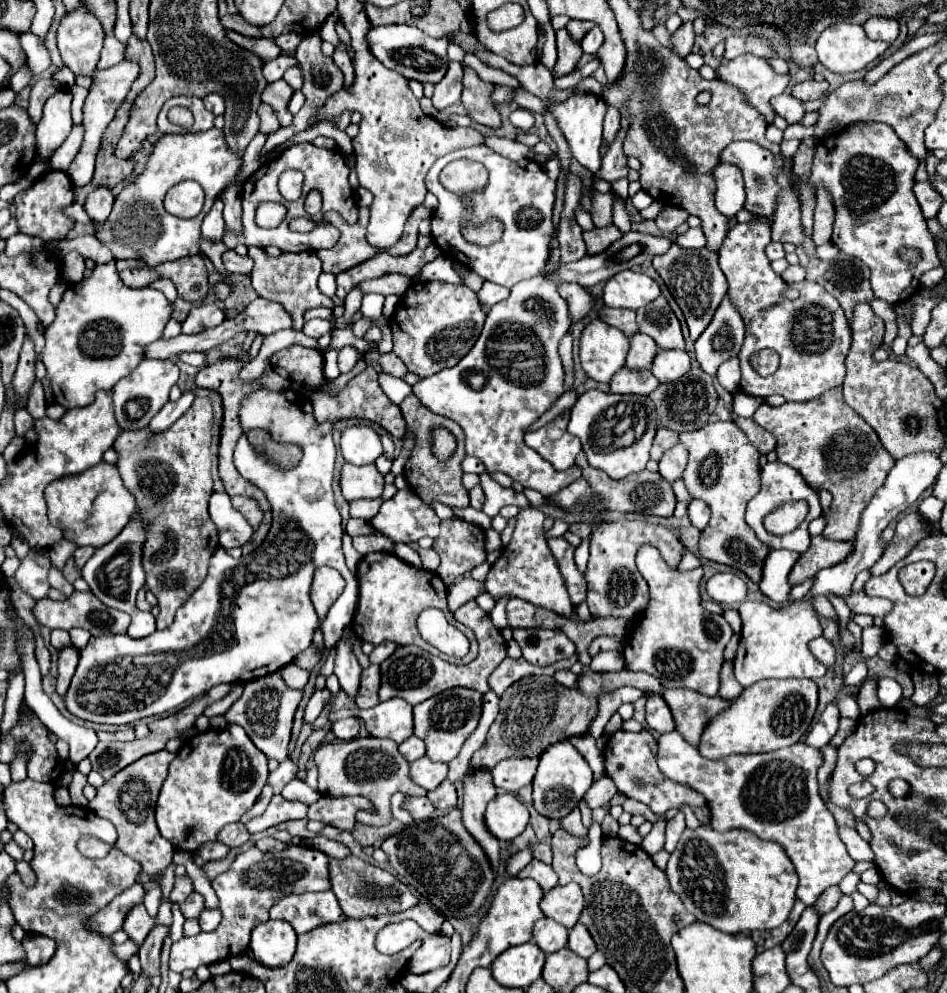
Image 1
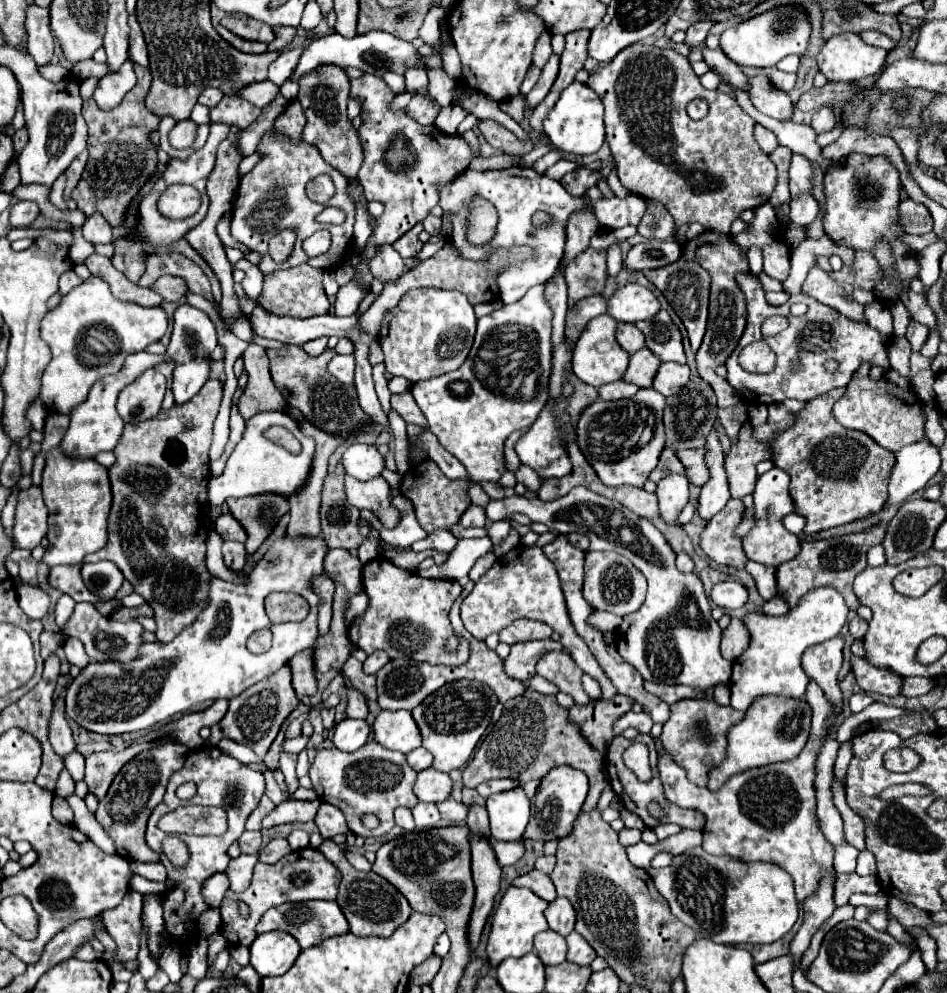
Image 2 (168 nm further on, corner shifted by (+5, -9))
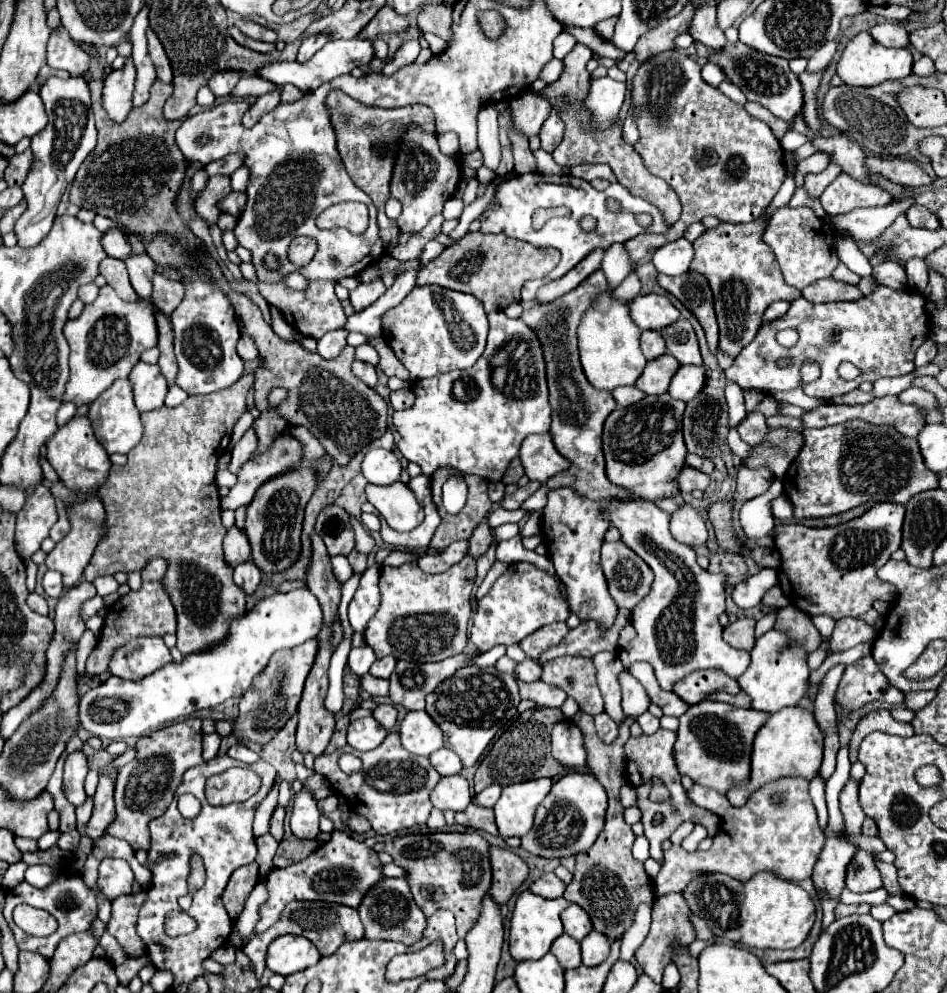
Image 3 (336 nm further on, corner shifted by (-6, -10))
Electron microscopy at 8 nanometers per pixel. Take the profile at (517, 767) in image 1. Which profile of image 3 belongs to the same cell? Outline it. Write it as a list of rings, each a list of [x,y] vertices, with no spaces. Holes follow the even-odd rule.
[[[491,785],[491,787],[487,787],[485,791],[477,793],[477,795],[473,797],[473,803],[479,805],[479,807],[493,807],[493,805],[497,803],[499,795],[501,795],[501,787],[499,787],[499,785]]]

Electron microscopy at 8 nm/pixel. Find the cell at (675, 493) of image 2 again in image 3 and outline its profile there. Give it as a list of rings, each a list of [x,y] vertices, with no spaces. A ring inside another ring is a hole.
[[[683,505],[677,513],[671,515],[671,535],[675,541],[687,547],[705,545],[709,539],[705,521],[691,505]]]

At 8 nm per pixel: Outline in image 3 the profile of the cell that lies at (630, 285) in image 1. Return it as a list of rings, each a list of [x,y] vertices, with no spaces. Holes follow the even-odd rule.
[[[639,295],[631,301],[631,317],[641,329],[661,331],[679,319],[679,311],[663,295]]]

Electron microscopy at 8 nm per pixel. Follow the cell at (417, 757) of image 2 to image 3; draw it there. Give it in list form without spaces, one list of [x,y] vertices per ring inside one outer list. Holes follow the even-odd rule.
[[[447,747],[435,751],[431,755],[431,763],[441,775],[457,775],[463,769],[463,765],[459,761],[459,755],[455,751],[447,749]]]

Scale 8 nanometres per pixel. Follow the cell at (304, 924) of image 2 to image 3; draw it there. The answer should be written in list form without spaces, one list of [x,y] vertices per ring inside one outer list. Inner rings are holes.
[[[295,901],[295,903],[289,903],[285,907],[285,911],[281,913],[281,919],[273,927],[269,927],[265,933],[251,935],[251,939],[243,947],[243,953],[249,957],[249,961],[255,967],[255,971],[257,971],[259,977],[263,975],[263,969],[265,969],[265,953],[267,953],[269,943],[275,937],[285,935],[285,933],[303,935],[303,937],[307,937],[309,941],[315,943],[315,947],[319,949],[321,955],[333,955],[341,943],[363,939],[363,923],[359,919],[357,909],[351,909],[347,905],[323,903],[323,901]]]

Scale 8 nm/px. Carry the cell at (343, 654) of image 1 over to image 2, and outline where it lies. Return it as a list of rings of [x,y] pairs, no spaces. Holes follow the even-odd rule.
[[[346,686],[346,716],[348,718],[366,718],[368,716],[368,704],[356,688]]]

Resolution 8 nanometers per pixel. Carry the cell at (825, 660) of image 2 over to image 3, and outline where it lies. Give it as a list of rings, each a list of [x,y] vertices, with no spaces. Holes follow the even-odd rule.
[[[843,617],[839,621],[835,621],[835,629],[831,635],[831,651],[847,651],[859,643],[865,641],[875,641],[877,637],[877,629],[869,623],[865,623],[863,619],[857,617]]]

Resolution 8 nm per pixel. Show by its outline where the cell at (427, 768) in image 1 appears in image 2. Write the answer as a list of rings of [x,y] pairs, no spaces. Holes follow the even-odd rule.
[[[426,768],[418,772],[414,792],[418,800],[422,802],[442,802],[444,798],[450,796],[452,790],[452,780],[448,774],[438,772],[434,768]]]

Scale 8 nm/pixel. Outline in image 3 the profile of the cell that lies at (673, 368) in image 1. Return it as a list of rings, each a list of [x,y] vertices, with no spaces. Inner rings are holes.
[[[683,365],[679,367],[679,371],[671,381],[669,395],[673,399],[687,403],[703,389],[703,385],[705,385],[705,369],[697,365]]]

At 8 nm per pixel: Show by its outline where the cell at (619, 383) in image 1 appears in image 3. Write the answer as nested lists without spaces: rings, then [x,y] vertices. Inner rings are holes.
[[[617,387],[613,391],[613,397],[621,407],[627,407],[627,405],[633,405],[635,401],[641,401],[645,397],[645,393],[639,391],[637,387]]]

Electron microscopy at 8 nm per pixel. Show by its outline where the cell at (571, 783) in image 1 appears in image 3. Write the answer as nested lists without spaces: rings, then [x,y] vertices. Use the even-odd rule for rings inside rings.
[[[567,773],[553,783],[549,795],[535,811],[535,825],[527,837],[521,837],[521,847],[537,857],[563,859],[587,851],[605,825],[607,793],[591,773]]]

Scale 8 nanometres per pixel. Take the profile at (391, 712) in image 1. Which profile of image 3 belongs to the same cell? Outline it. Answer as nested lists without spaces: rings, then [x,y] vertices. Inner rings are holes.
[[[409,711],[399,723],[401,743],[413,755],[431,755],[445,745],[443,731],[431,721],[427,711]]]

